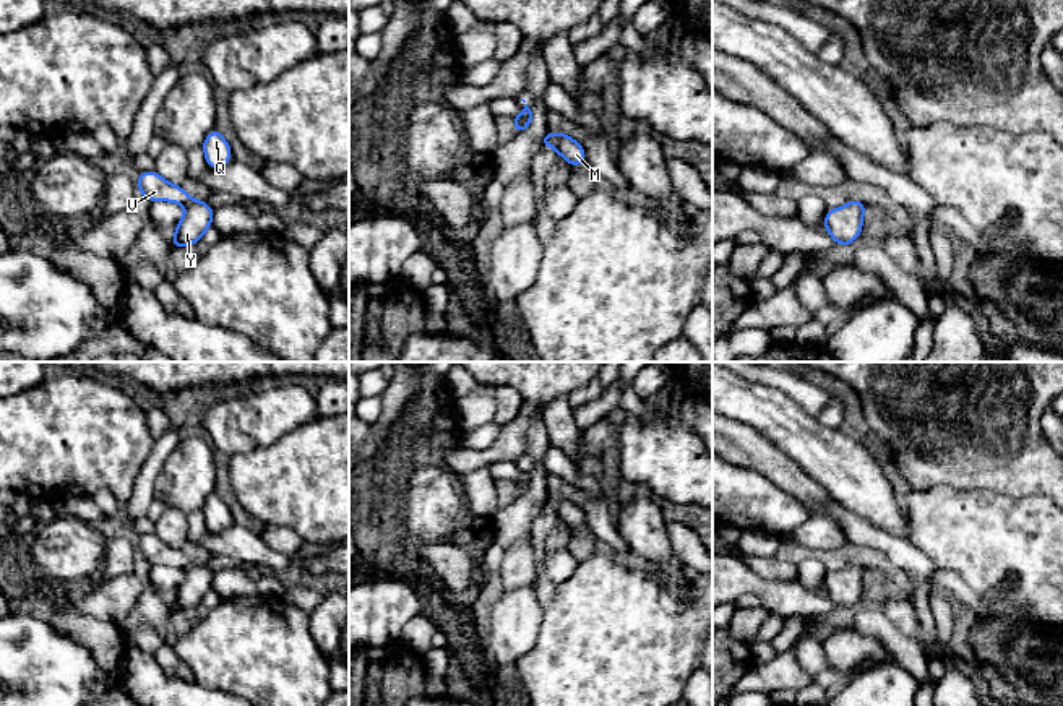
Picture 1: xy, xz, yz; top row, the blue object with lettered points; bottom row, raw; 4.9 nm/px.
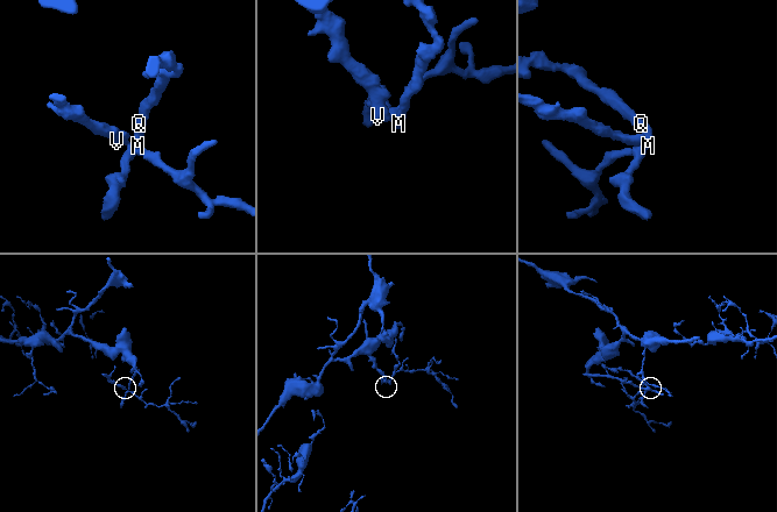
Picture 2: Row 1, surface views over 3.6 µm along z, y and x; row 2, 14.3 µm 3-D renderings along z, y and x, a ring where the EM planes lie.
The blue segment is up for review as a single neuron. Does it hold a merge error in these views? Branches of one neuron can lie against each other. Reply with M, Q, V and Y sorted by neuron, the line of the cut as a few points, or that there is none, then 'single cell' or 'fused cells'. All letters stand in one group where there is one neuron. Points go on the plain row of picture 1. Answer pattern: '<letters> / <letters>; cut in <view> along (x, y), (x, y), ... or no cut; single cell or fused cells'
M Q Y / V; cut in xy along (192, 563), (185, 568); fused cells

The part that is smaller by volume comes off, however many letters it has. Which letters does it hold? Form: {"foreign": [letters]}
{"foreign": ["V"]}

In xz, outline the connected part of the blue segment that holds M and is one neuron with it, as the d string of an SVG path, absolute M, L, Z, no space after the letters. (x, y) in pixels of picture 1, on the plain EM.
M563 495L552 498L552 510L555 516L560 518L571 531L578 531L586 523L586 514L581 506L570 502Z

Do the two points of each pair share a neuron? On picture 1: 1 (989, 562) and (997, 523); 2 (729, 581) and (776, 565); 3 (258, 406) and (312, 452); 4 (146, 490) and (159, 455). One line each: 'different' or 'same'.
1: same
2: different
3: different
4: same

